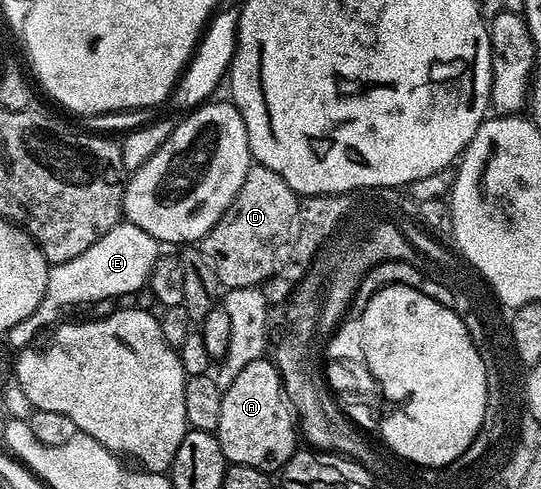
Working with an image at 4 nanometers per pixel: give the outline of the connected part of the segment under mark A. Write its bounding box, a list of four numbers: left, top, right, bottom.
[215,357,299,472]

